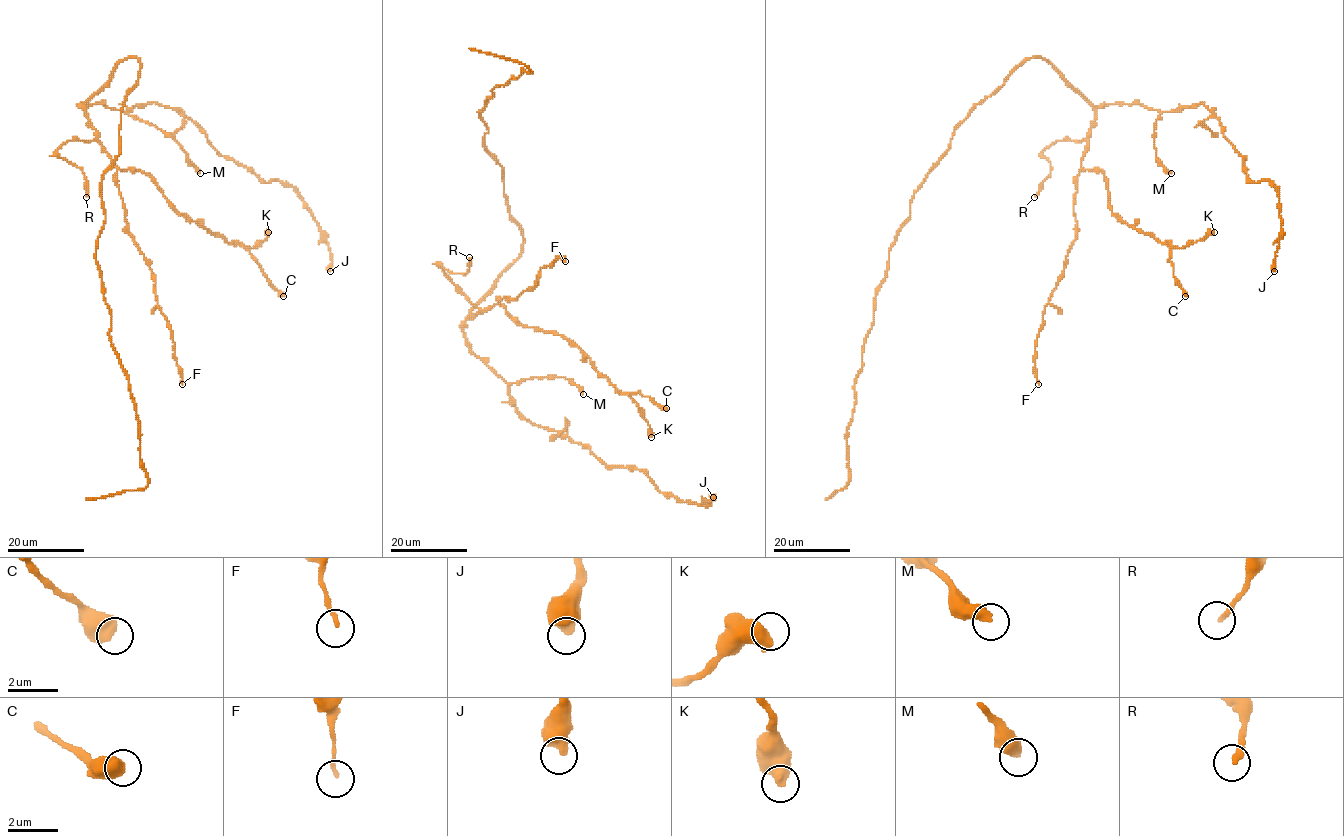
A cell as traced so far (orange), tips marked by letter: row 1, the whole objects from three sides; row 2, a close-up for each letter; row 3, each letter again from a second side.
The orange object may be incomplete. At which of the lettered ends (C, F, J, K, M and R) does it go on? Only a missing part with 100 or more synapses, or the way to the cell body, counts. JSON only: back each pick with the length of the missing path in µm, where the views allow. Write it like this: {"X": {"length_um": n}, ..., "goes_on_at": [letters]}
{"goes_on_at": []}

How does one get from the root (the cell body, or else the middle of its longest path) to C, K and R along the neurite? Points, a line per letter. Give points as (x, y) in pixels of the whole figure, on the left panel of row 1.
C: (139, 75), (126, 57), (88, 100), (96, 139), (181, 215), (242, 245), (283, 296)
K: (139, 75), (124, 58), (86, 108), (111, 161), (228, 243), (268, 232)
R: (139, 75), (139, 60), (124, 58), (87, 102), (96, 138), (69, 140), (55, 151), (82, 171), (86, 197)

